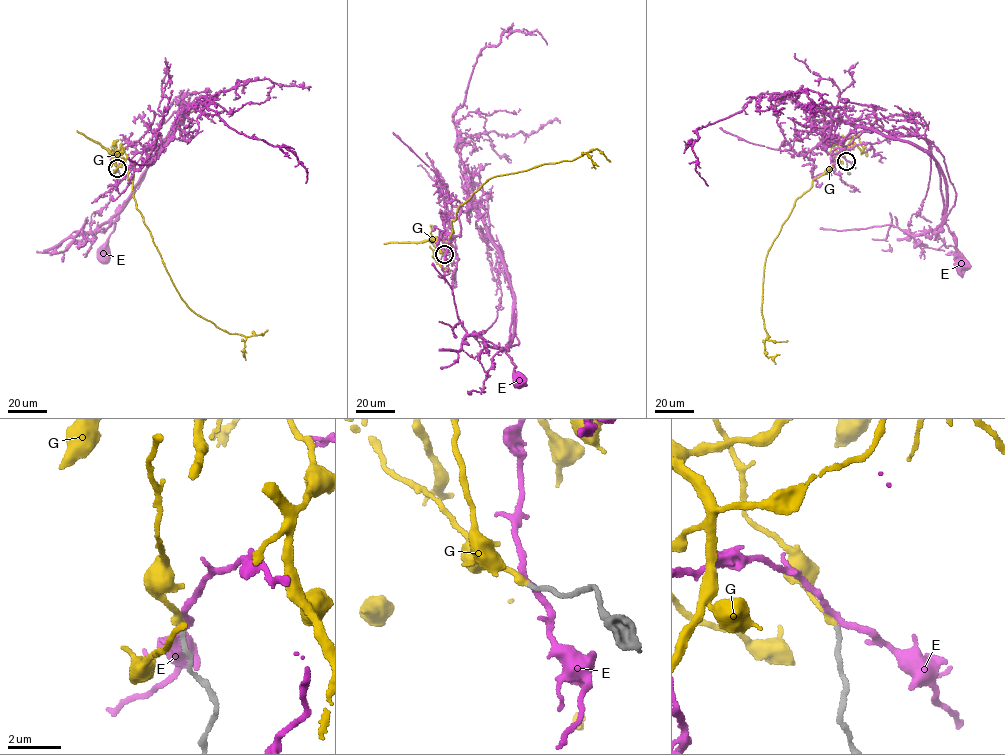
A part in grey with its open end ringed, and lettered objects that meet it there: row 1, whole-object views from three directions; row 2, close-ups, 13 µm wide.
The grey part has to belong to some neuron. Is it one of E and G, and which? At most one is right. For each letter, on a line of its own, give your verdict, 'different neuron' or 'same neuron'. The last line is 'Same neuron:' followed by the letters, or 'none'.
E: different neuron
G: same neuron
Same neuron: G

